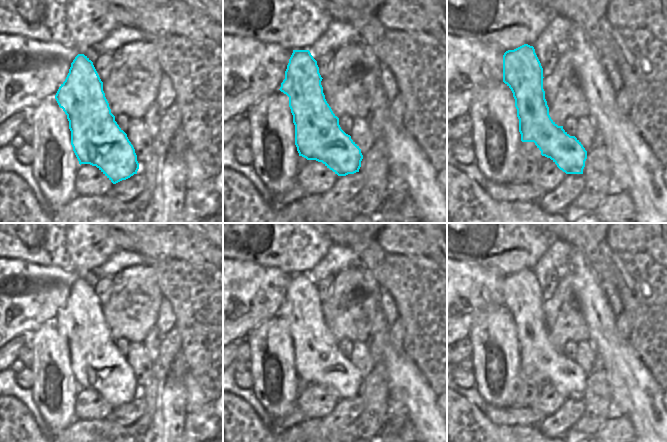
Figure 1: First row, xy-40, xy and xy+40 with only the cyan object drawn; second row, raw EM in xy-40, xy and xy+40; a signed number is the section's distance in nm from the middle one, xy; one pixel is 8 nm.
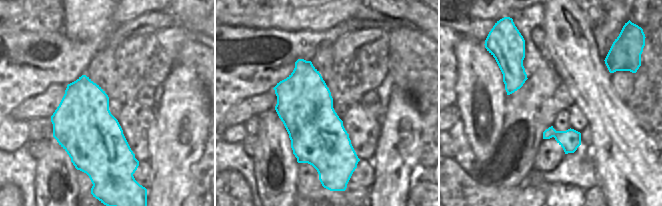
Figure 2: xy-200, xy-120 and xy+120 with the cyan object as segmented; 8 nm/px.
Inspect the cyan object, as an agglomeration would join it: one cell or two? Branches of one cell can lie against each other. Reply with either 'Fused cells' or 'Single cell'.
Single cell

